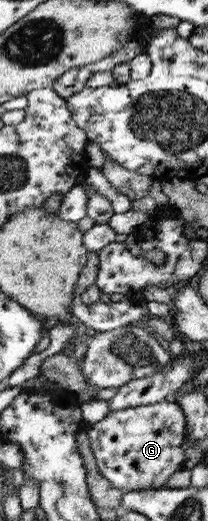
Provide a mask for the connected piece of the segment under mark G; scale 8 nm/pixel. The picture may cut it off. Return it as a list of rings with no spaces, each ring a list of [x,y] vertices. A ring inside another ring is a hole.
[[[170,398],[149,406],[110,411],[90,428],[92,448],[101,475],[123,492],[167,487],[168,479],[184,468],[186,417]]]

